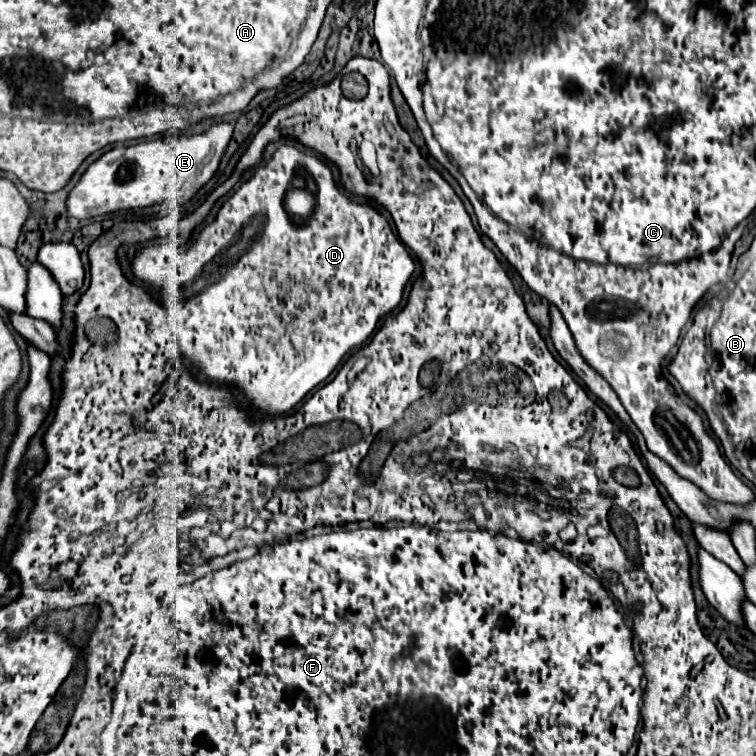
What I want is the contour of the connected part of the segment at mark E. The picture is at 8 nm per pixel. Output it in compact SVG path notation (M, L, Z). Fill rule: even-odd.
M222 121L222 123L210 125L204 133L180 135L180 137L170 135L164 139L158 137L158 139L142 141L142 143L136 143L130 147L114 147L114 149L106 151L92 165L88 165L88 169L84 171L80 181L68 193L68 199L66 199L68 215L72 215L76 219L90 219L96 215L114 213L118 209L148 207L148 205L154 205L160 201L170 201L170 199L174 199L178 203L186 203L206 181L210 181L210 177L218 169L218 161L226 149L228 141L232 139L232 131L234 131L234 125Z

